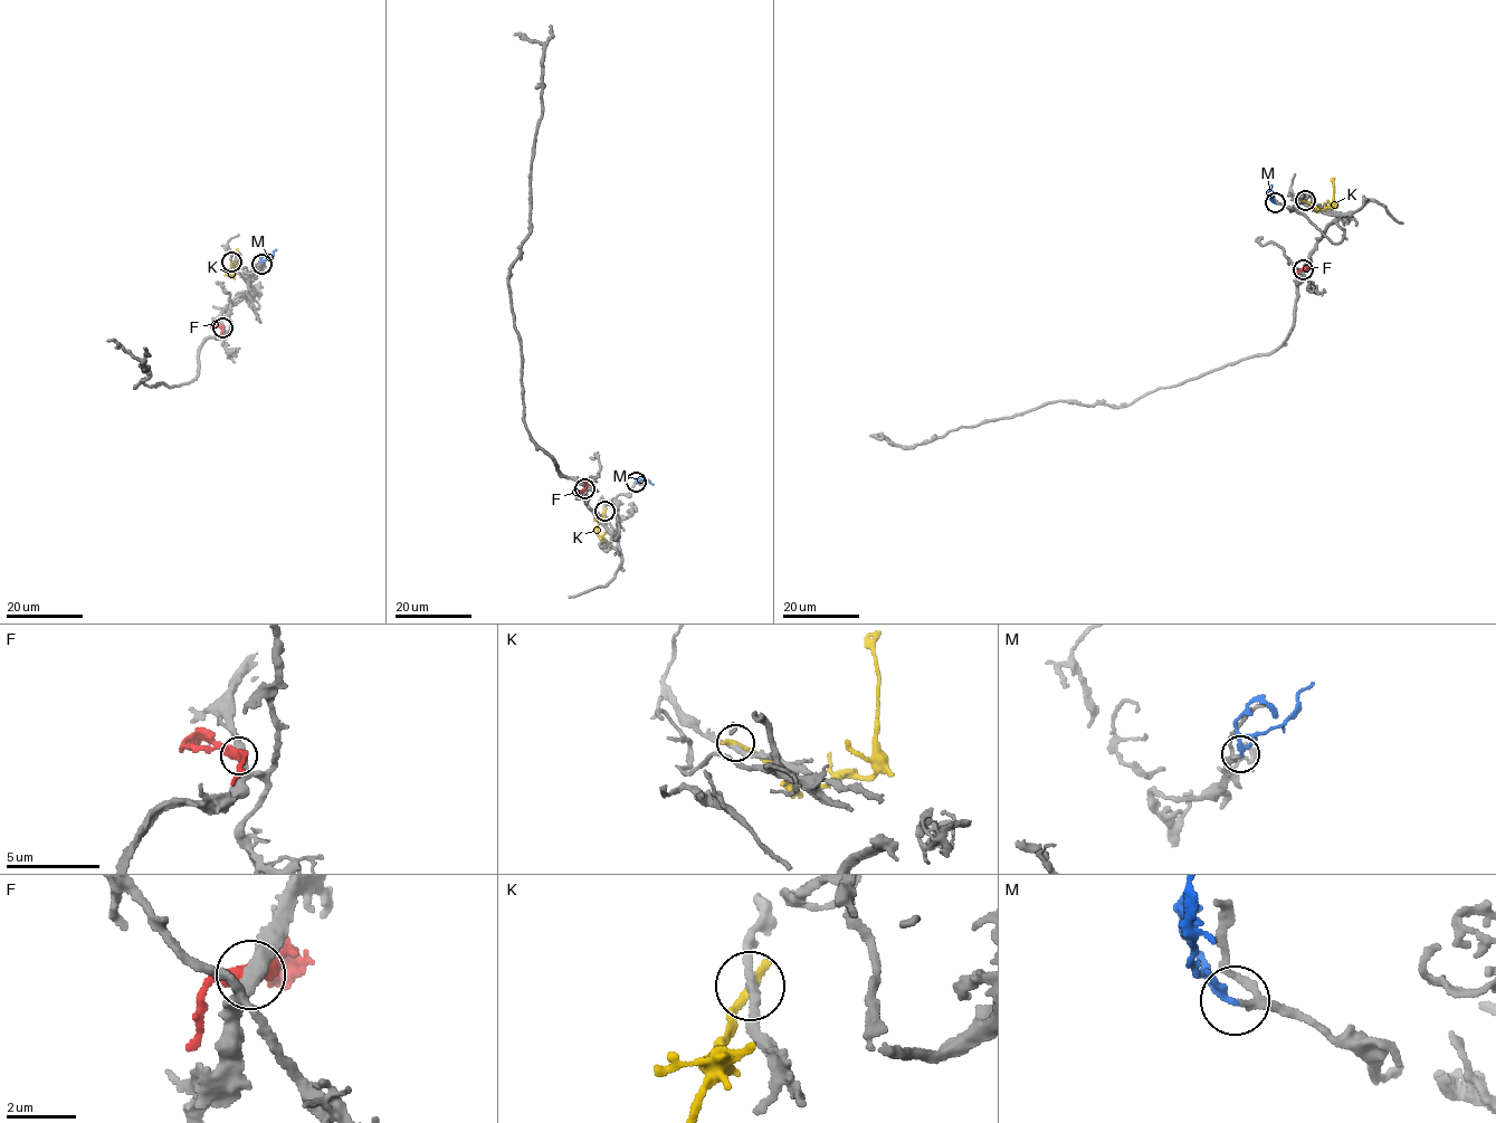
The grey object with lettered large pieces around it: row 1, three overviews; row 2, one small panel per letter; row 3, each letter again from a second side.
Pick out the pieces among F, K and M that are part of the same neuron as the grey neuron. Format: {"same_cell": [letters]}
{"same_cell": ["M"]}

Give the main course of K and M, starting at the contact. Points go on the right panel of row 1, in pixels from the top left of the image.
K: (1305, 200), (1321, 209), (1332, 207), (1334, 178)
M: (1275, 202), (1269, 196), (1271, 184)

